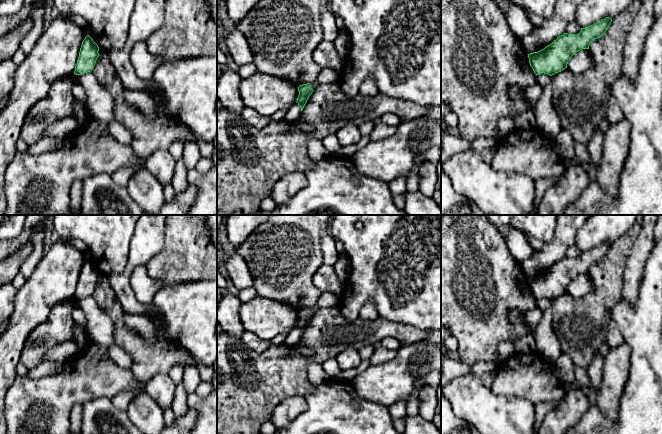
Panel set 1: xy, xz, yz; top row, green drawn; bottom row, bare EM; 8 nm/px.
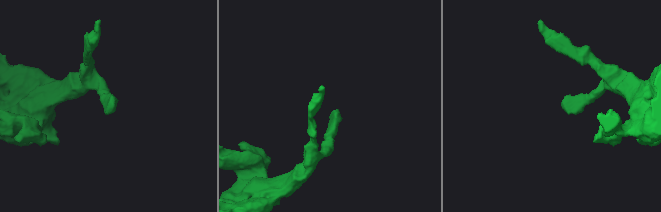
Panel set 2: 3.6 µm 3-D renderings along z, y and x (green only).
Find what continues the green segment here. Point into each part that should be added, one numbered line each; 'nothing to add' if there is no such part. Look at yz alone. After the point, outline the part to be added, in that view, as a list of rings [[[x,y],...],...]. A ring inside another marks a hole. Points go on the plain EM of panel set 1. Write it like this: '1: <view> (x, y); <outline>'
nothing to add

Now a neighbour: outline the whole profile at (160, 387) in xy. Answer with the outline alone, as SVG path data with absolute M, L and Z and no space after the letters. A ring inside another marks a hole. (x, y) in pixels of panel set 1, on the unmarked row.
M157 374L144 384L144 391L163 411L171 408L176 385L168 374Z

